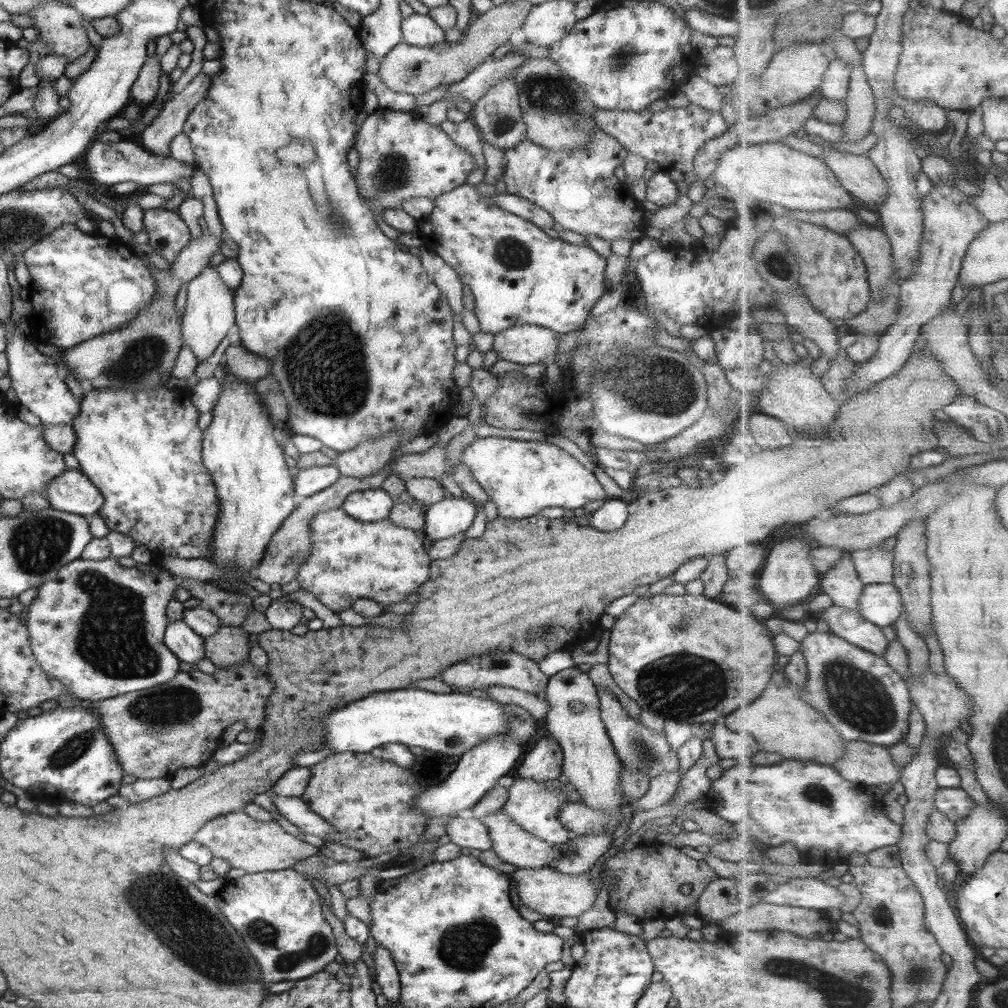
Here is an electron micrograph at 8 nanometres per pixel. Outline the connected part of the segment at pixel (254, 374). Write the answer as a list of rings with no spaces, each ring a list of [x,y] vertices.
[[[229,345],[224,355],[224,362],[229,373],[244,380],[244,382],[255,383],[272,370],[272,362],[268,358],[254,354],[243,346]]]

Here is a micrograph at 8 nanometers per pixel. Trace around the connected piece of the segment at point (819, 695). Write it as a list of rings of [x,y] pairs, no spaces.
[[[831,630],[814,632],[802,648],[811,675],[798,695],[822,711],[844,740],[865,741],[892,747],[906,740],[910,732],[910,712],[913,696],[910,685],[896,672],[886,658],[852,644]]]

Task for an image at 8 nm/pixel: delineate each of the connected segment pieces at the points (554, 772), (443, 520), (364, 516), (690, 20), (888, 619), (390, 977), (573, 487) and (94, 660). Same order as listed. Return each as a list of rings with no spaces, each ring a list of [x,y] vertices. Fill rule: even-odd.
[[[545,737],[525,754],[525,758],[518,768],[519,776],[541,783],[547,780],[556,780],[563,774],[562,763],[561,746],[552,737]]]
[[[446,496],[426,508],[423,531],[432,541],[456,536],[472,526],[476,512],[473,502],[463,497]]]
[[[381,488],[364,489],[351,492],[341,507],[356,520],[380,522],[389,518],[395,503],[395,498]]]
[[[684,8],[684,16],[686,16],[686,24],[691,30],[715,36],[723,41],[730,41],[739,27],[737,21],[716,16],[697,8]]]
[[[895,583],[868,585],[860,602],[862,615],[882,628],[895,626],[906,610],[903,596]]]
[[[377,944],[373,961],[374,968],[372,970],[375,971],[374,980],[381,986],[382,994],[386,996],[388,1001],[401,1004],[399,1002],[401,989],[399,972],[394,964],[391,952],[381,944]]]
[[[485,437],[474,440],[472,444],[469,444],[462,453],[461,462],[468,466],[468,470],[472,473],[472,476],[481,484],[482,488],[487,492],[489,498],[491,498],[497,506],[498,516],[504,518],[515,518],[515,519],[523,519],[528,518],[529,516],[537,515],[540,510],[544,510],[544,508],[580,508],[580,506],[584,506],[584,504],[588,504],[588,502],[592,502],[593,500],[602,500],[607,499],[608,496],[606,494],[606,490],[602,487],[602,484],[596,479],[596,475],[592,472],[586,464],[581,464],[572,454],[568,453],[566,450],[560,448],[556,444],[551,444],[548,441],[528,441],[528,440],[519,440],[519,439],[510,439],[503,437]]]
[[[82,558],[65,564],[59,568],[57,576],[52,580],[42,584],[38,587],[38,595],[30,606],[28,607],[28,616],[26,616],[26,628],[28,628],[28,635],[30,641],[30,648],[32,648],[32,654],[38,662],[38,666],[44,669],[44,672],[49,674],[49,677],[60,679],[61,683],[64,683],[67,686],[67,691],[69,695],[73,697],[82,699],[83,701],[95,703],[99,700],[106,700],[113,696],[118,696],[127,692],[134,692],[135,690],[140,690],[143,688],[152,688],[157,684],[164,684],[168,680],[172,680],[178,672],[180,672],[180,661],[178,657],[174,655],[164,644],[164,637],[166,626],[168,624],[167,618],[167,608],[168,604],[174,596],[174,592],[178,588],[186,588],[188,592],[192,594],[193,598],[199,599],[202,601],[202,604],[206,606],[207,610],[214,612],[218,619],[220,620],[221,627],[230,626],[230,627],[240,627],[246,619],[255,614],[253,608],[253,601],[246,595],[241,594],[228,594],[224,592],[224,589],[220,589],[211,584],[200,582],[199,580],[194,580],[193,578],[184,578],[183,576],[176,576],[172,574],[167,569],[158,568],[158,573],[149,573],[146,571],[140,571],[134,567],[128,568],[120,565],[117,560],[114,558],[108,558],[104,560],[84,560]]]

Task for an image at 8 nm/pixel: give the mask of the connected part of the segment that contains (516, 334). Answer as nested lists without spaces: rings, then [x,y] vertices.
[[[526,323],[494,334],[493,349],[500,359],[518,364],[536,364],[555,354],[560,336],[562,333],[550,328]]]

